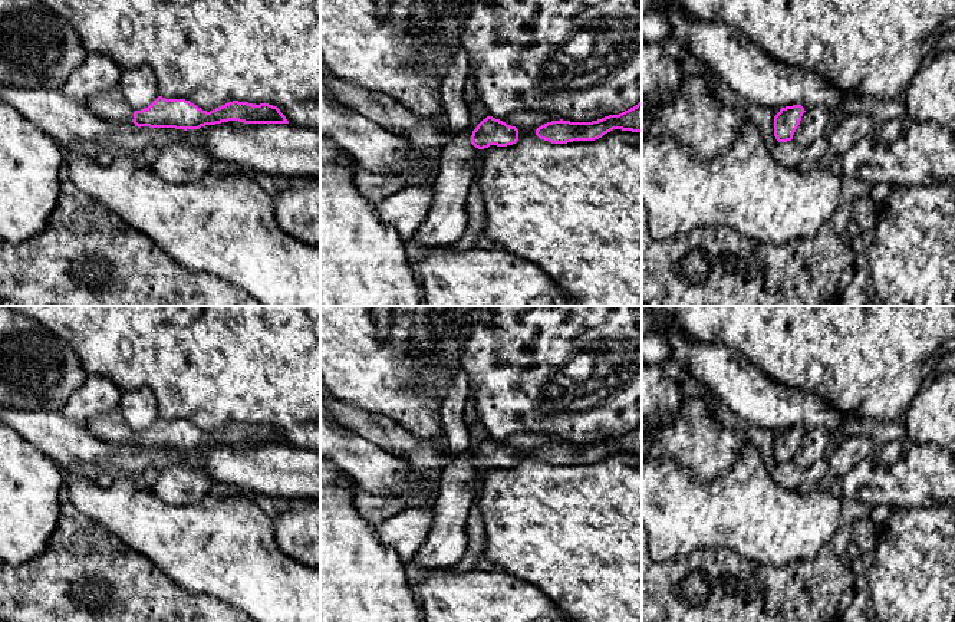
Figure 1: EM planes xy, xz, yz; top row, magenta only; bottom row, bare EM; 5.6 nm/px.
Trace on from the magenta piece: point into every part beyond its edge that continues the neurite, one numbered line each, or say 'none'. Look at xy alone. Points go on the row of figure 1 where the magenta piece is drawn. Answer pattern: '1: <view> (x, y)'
1: xy (112, 107)

